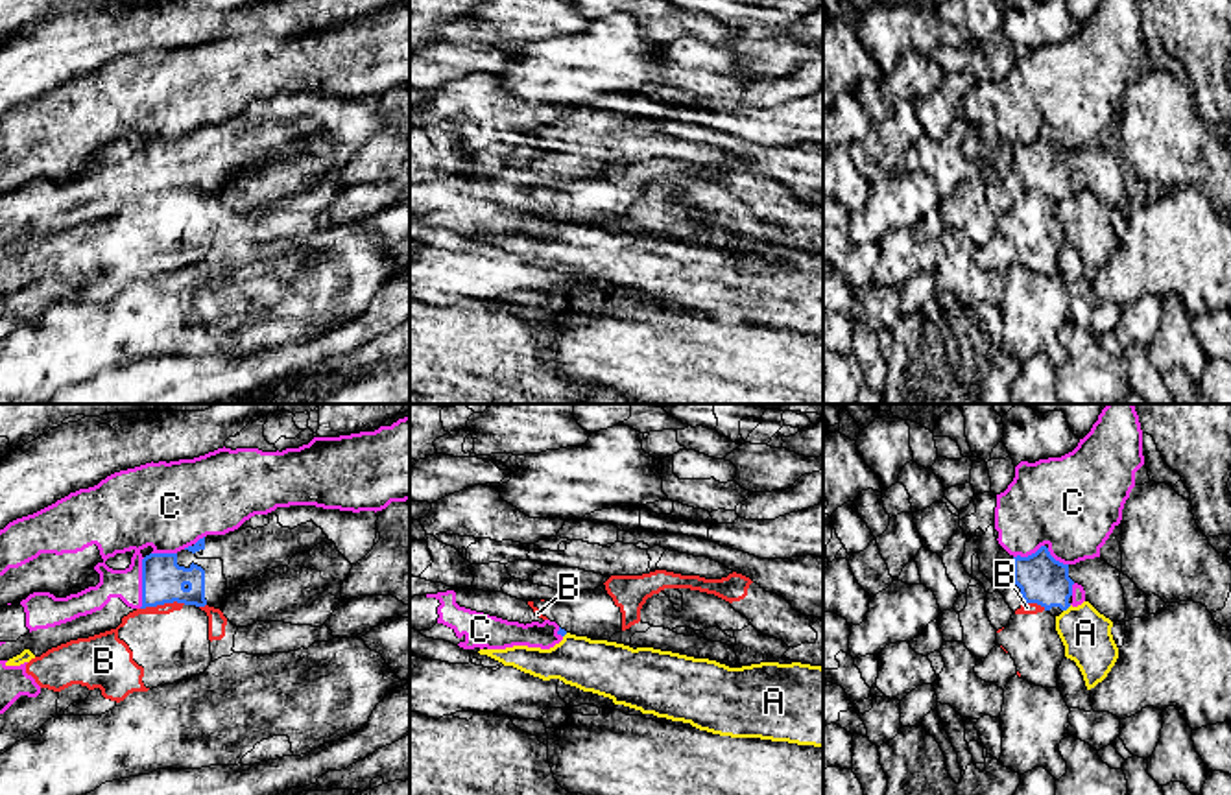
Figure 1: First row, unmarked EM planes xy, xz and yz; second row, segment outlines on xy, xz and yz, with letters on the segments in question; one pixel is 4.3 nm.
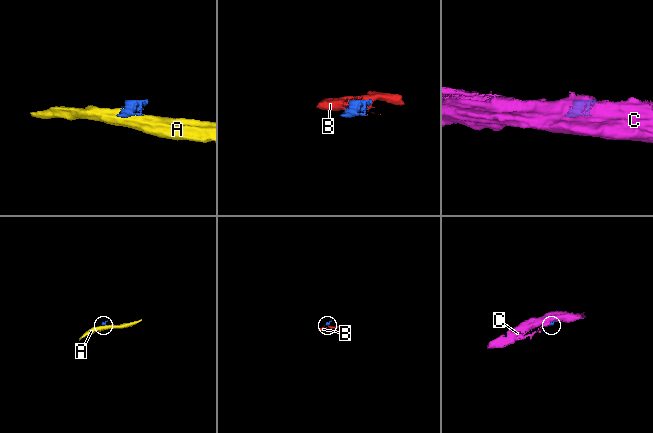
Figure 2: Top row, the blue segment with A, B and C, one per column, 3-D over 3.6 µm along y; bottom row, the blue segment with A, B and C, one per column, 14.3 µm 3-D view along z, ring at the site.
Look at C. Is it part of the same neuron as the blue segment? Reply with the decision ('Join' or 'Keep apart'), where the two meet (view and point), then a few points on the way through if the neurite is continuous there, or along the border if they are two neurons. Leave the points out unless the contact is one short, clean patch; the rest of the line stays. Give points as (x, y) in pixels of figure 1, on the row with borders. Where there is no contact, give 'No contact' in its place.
Keep apart. Touches blue at xy (143, 583)

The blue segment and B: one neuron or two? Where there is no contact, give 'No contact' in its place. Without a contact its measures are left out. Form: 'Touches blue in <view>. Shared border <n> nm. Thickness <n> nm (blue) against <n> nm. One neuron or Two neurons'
Touches blue in xy. Shared border 200 nm. Thickness 190 nm (blue) against 50 nm. Two neurons

